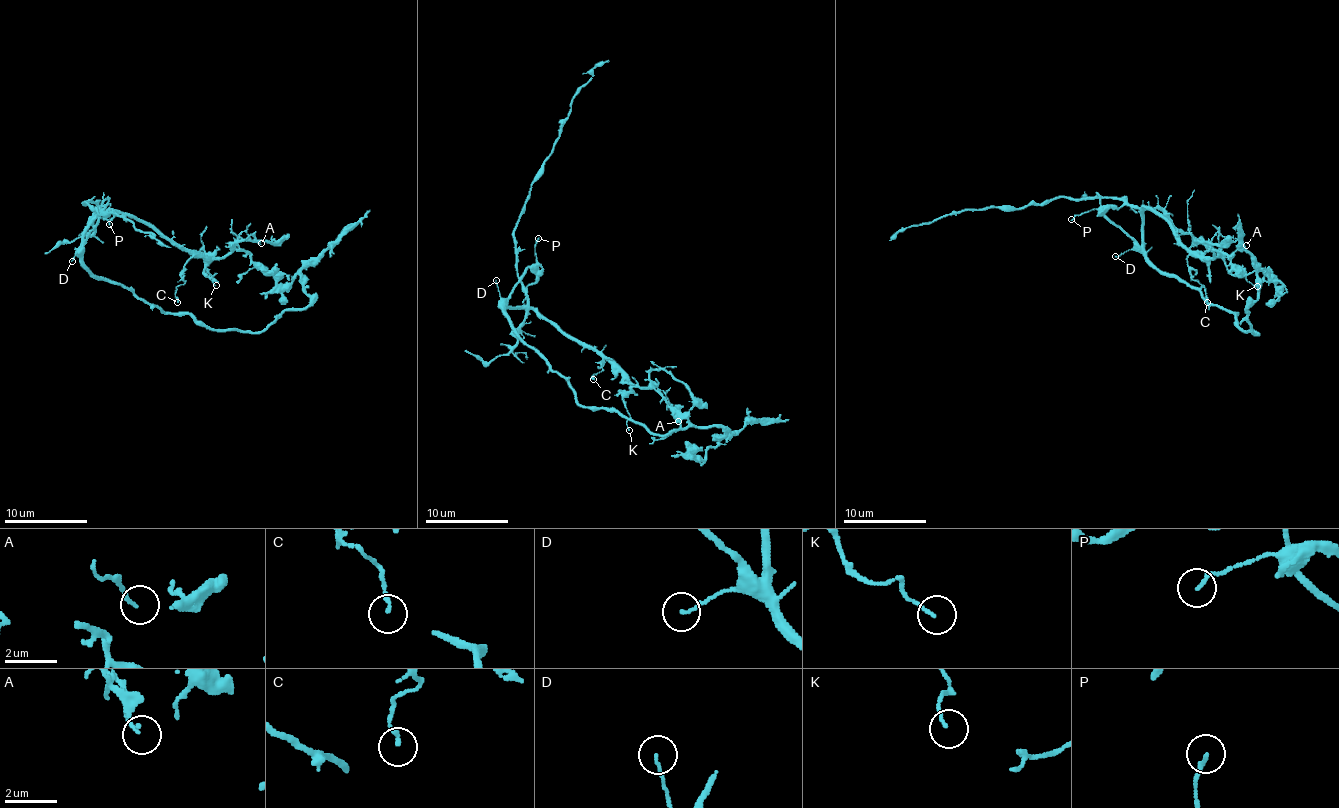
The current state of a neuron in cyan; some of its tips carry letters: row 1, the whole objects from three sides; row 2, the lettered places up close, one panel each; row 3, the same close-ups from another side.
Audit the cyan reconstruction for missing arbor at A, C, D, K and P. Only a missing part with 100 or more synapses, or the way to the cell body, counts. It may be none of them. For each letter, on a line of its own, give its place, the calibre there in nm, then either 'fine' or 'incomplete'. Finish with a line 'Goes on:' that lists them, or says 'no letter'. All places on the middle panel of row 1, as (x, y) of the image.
A: at (678, 421); 120 nm thick; fine
C: at (593, 379); 150 nm thick; fine
D: at (496, 280); 90 nm thick; fine
K: at (629, 430); 90 nm thick; fine
P: at (538, 238); 140 nm thick; fine
Goes on: no letter

